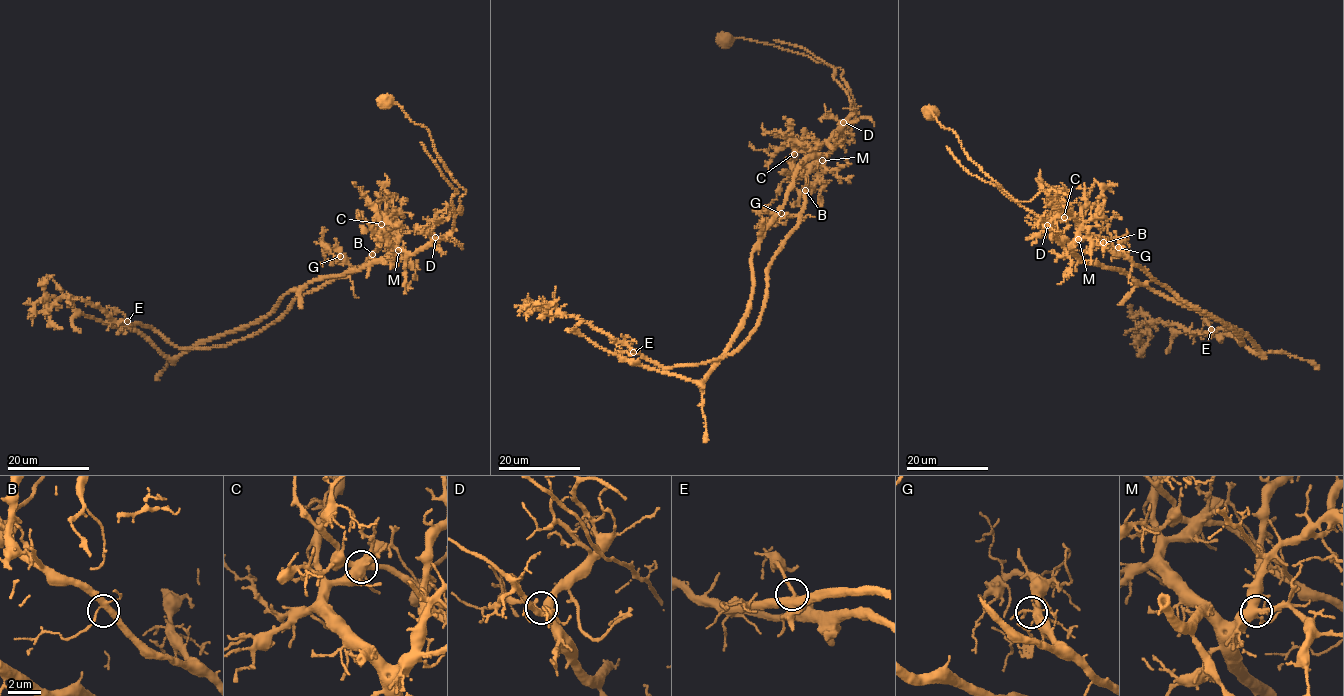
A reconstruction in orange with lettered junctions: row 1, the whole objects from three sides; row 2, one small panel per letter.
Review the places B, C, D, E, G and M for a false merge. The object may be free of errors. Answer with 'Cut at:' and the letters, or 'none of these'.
Cut at: C

